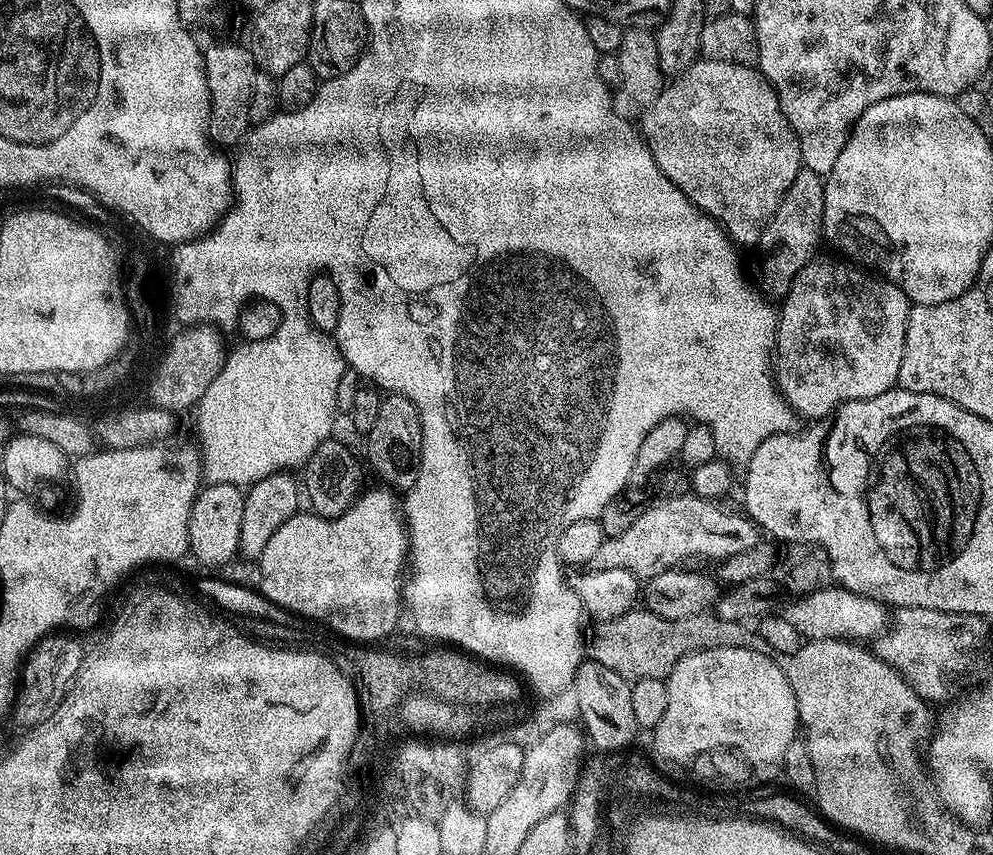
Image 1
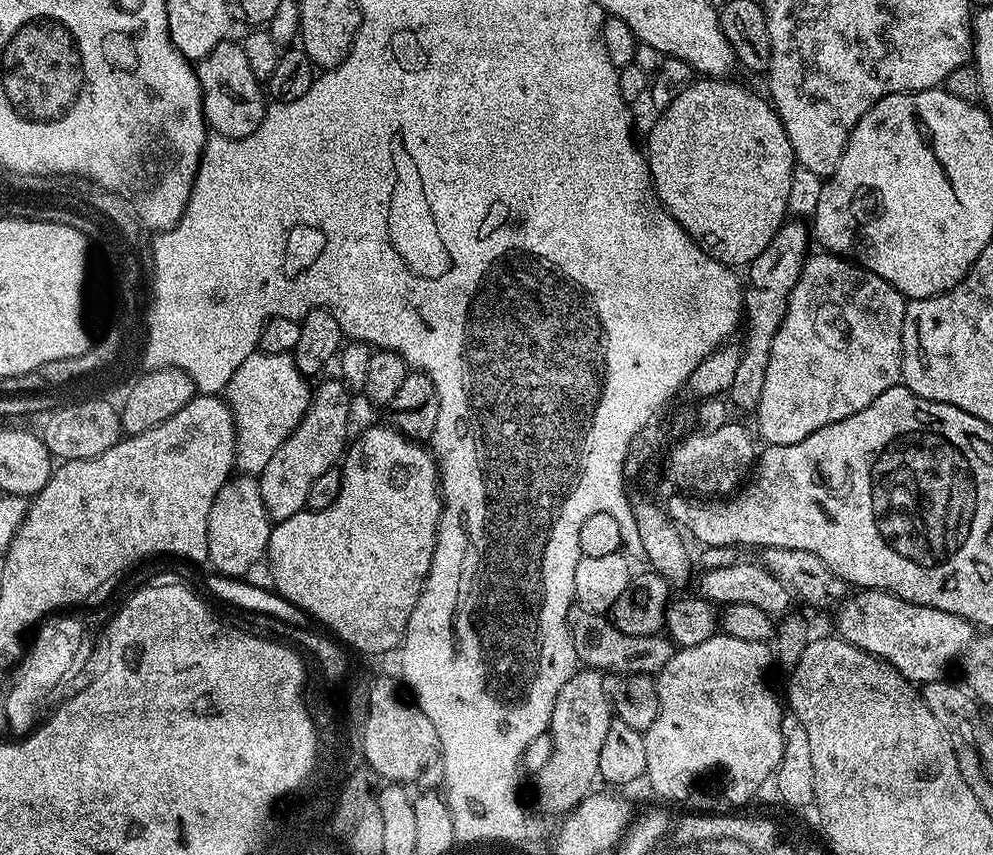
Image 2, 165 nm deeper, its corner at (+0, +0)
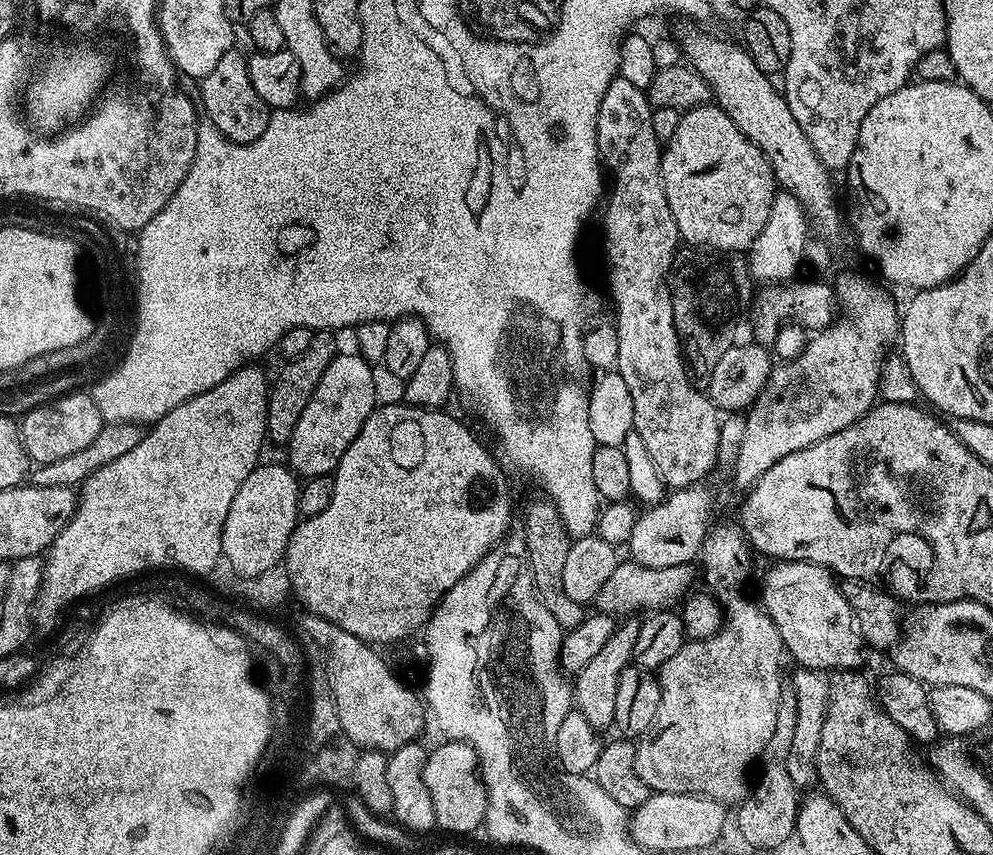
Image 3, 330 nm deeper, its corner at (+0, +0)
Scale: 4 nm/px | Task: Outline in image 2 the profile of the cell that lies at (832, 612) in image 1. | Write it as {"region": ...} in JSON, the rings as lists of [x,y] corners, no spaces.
{"region":[[[878,588],[856,590],[839,605],[836,612],[836,628],[840,639],[866,650],[871,656],[885,660],[899,672],[917,685],[926,686],[932,680],[939,680],[945,675],[951,660],[959,661],[967,653],[974,639],[974,625],[960,616],[943,612],[930,606],[898,598],[893,592],[882,592]]]}

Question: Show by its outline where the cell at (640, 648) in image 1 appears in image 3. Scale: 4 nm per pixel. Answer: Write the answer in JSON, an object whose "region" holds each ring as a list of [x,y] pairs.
{"region":[[[548,498],[532,500],[528,504],[528,517],[524,520],[524,540],[528,543],[526,563],[532,573],[532,581],[536,587],[536,596],[554,614],[554,622],[558,622],[561,630],[577,628],[586,615],[585,605],[574,602],[566,594],[566,586],[562,586],[566,554],[570,554],[573,537],[569,536],[562,518],[558,514],[555,503]]]}

